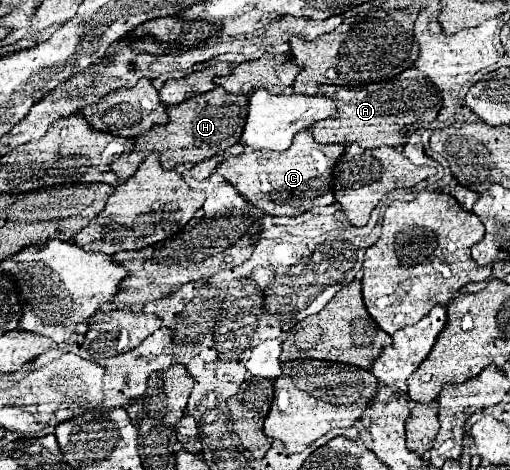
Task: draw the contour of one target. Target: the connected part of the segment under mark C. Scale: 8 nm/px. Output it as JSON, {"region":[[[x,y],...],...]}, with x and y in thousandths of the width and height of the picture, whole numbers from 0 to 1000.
{"region":[[[590,279],[578,304],[559,326],[496,321],[437,343],[422,364],[437,372],[488,432],[516,445],[524,457],[582,462],[614,440],[657,432],[649,364],[673,330],[673,309],[629,309],[606,279]]]}

